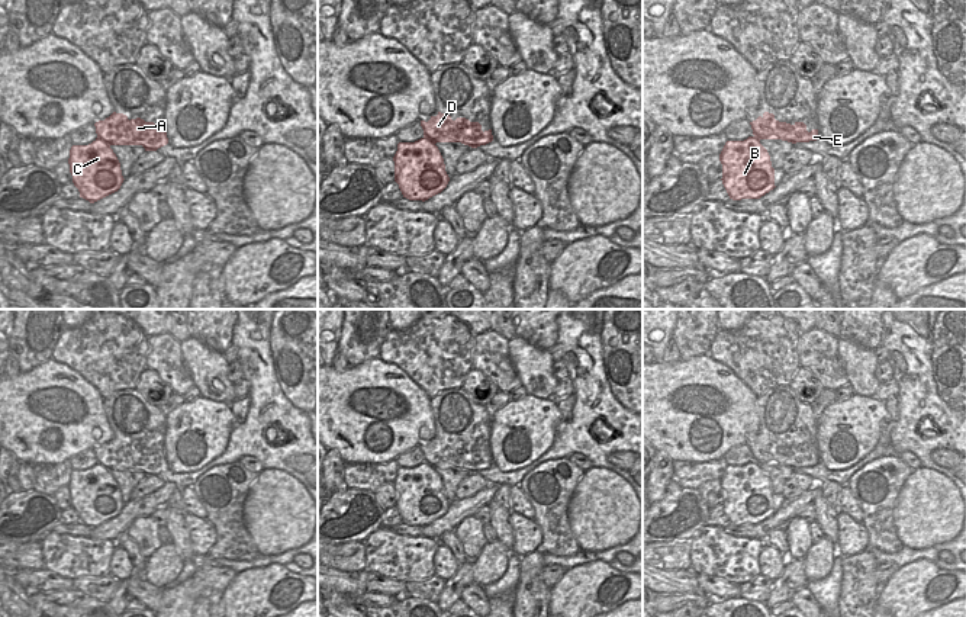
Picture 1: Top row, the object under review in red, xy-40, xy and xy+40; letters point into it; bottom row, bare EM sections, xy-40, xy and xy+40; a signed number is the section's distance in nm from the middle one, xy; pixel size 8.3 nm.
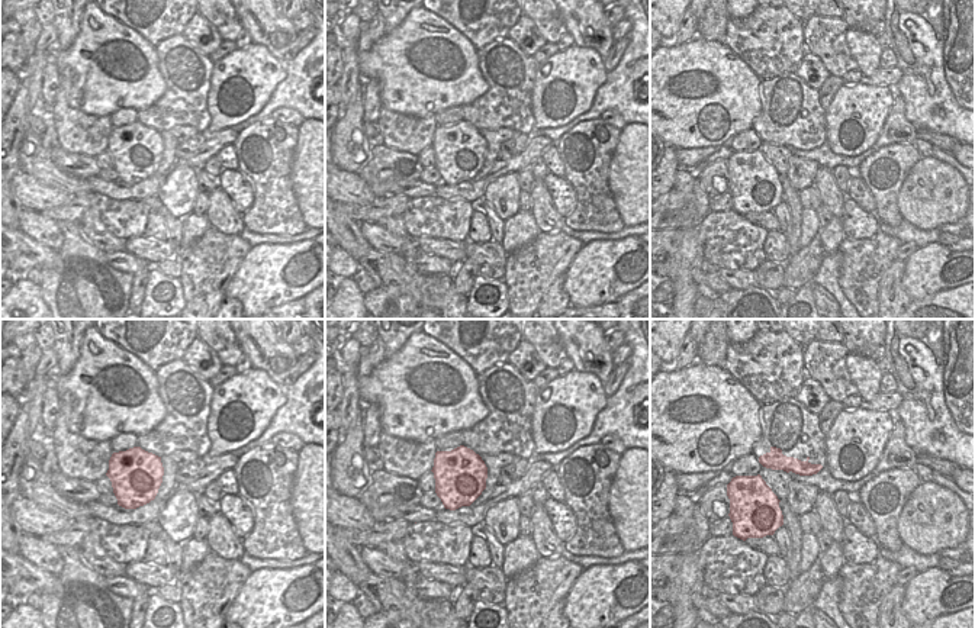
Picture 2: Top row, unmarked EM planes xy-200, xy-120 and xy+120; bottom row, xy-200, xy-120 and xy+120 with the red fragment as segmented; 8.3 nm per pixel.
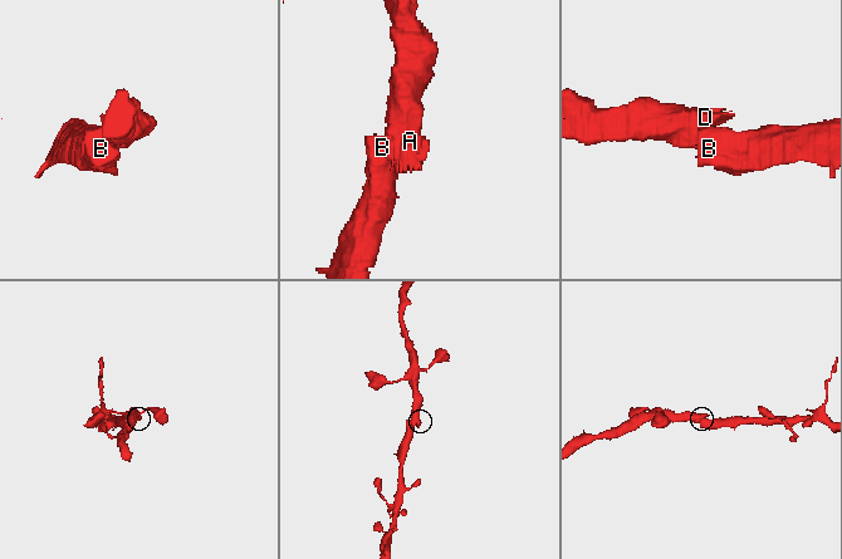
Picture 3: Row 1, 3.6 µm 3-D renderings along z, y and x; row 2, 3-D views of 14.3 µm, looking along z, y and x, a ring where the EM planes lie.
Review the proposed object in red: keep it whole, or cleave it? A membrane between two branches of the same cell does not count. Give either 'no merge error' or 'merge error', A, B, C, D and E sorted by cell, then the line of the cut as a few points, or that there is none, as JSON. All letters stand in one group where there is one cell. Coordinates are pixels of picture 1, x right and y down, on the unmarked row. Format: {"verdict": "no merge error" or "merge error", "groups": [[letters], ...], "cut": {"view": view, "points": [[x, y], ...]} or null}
{"verdict": "no merge error", "groups": [["A", "B", "C", "D", "E"]], "cut": null}

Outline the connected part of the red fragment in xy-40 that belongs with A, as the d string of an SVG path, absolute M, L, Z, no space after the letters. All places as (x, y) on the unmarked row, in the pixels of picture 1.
M113 437L94 451L97 463L88 470L73 470L68 483L73 508L80 523L90 528L117 517L125 505L112 470L142 470L145 476L157 476L168 469L165 454L158 457L154 447L129 446L123 438Z

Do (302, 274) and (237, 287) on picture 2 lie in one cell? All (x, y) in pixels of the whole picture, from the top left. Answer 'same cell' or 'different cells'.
same cell

